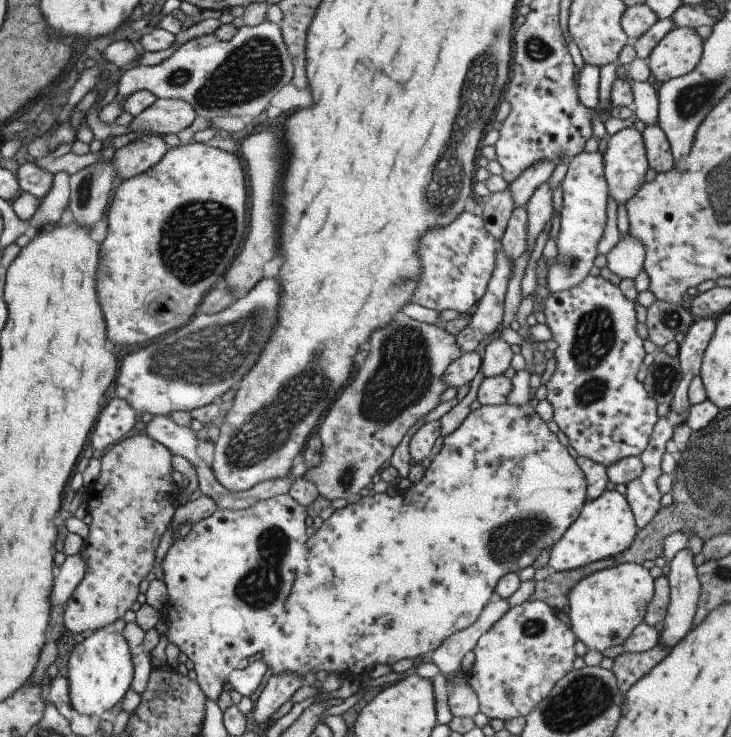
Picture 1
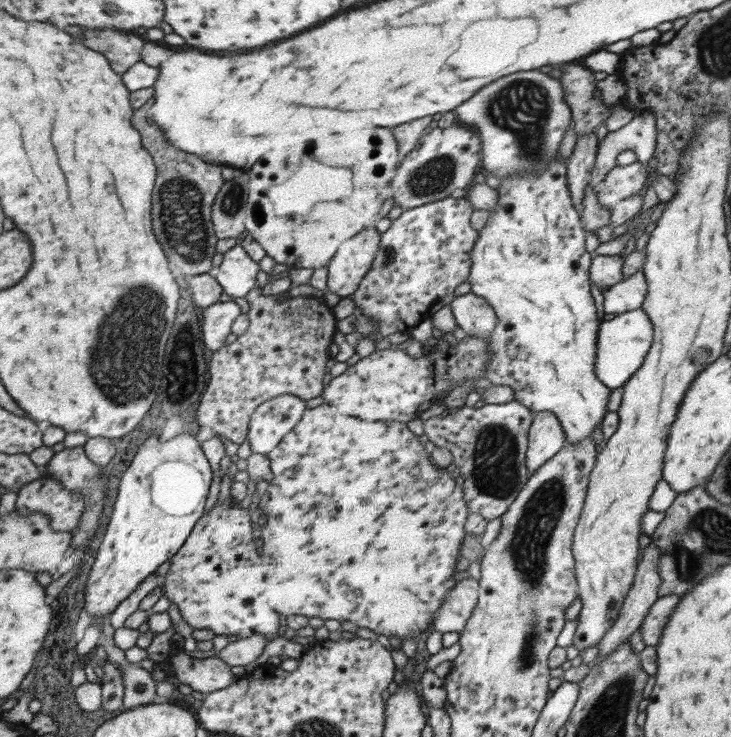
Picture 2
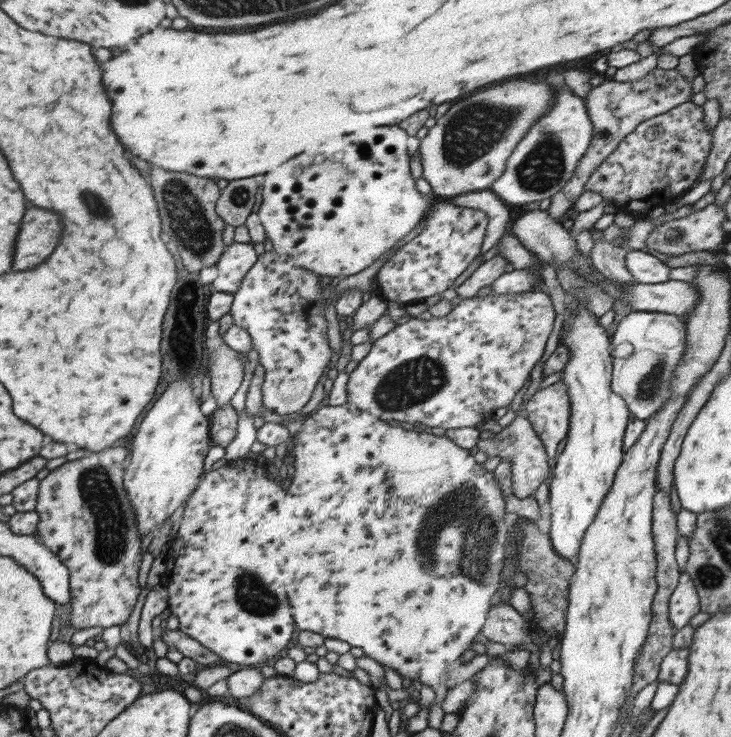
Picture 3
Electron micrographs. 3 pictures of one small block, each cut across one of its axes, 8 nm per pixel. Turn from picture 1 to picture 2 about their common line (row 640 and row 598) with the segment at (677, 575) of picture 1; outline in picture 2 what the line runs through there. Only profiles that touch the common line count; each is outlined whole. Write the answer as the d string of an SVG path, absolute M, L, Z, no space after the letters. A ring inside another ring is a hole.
M680 594L658 597L645 614L639 626L645 646L657 646L667 618L678 604Z

